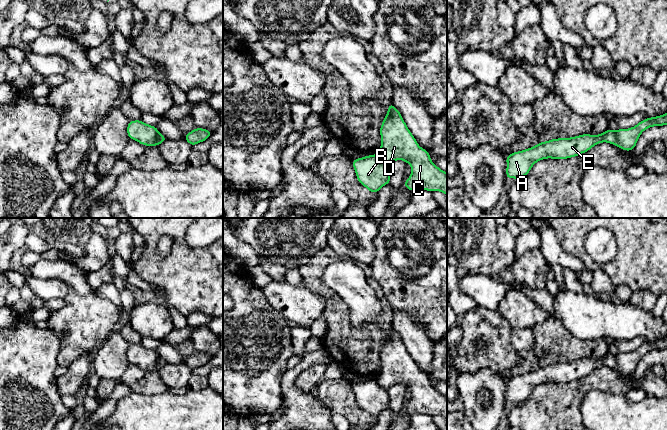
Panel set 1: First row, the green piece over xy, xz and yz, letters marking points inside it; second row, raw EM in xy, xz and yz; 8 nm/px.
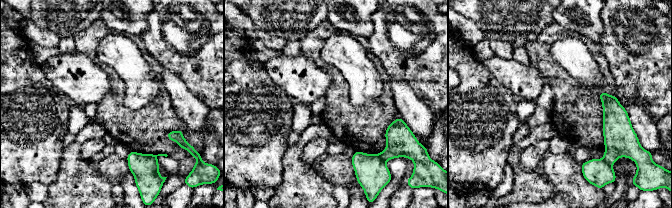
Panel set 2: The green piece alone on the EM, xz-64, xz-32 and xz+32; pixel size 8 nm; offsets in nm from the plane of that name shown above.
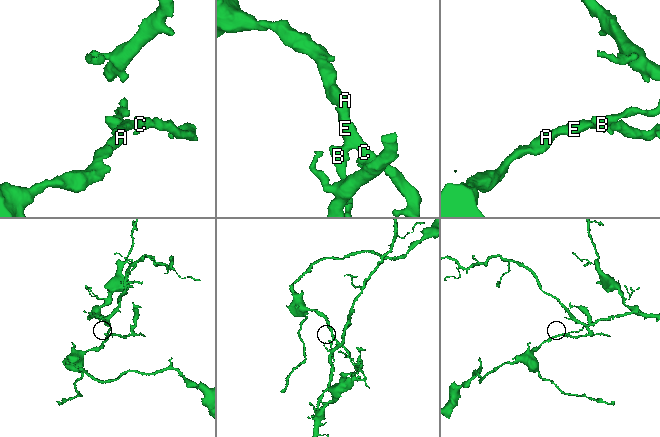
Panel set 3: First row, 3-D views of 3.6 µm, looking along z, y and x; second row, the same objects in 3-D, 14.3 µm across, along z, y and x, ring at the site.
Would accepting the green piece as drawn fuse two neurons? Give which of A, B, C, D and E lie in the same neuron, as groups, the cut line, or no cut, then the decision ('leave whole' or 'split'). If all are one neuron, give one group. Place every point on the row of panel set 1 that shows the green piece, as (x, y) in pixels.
groups A C D E / B; cut xz (375, 155), (386, 166); split

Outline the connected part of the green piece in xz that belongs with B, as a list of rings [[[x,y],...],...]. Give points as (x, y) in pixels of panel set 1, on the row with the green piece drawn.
[[[367,155],[352,160],[359,183],[371,193],[378,193],[381,187],[390,183],[391,176],[386,165],[376,155]]]

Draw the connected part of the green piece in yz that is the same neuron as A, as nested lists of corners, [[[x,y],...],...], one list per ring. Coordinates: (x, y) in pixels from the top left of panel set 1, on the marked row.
[[[608,128],[599,135],[582,134],[570,138],[551,139],[539,142],[531,148],[513,152],[506,156],[506,179],[519,180],[525,177],[537,161],[547,158],[564,160],[579,156],[602,142],[616,145],[615,132]]]

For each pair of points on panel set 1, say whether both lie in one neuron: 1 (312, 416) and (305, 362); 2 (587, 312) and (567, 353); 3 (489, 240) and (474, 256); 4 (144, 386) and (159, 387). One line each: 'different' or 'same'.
1: same
2: different
3: same
4: same

